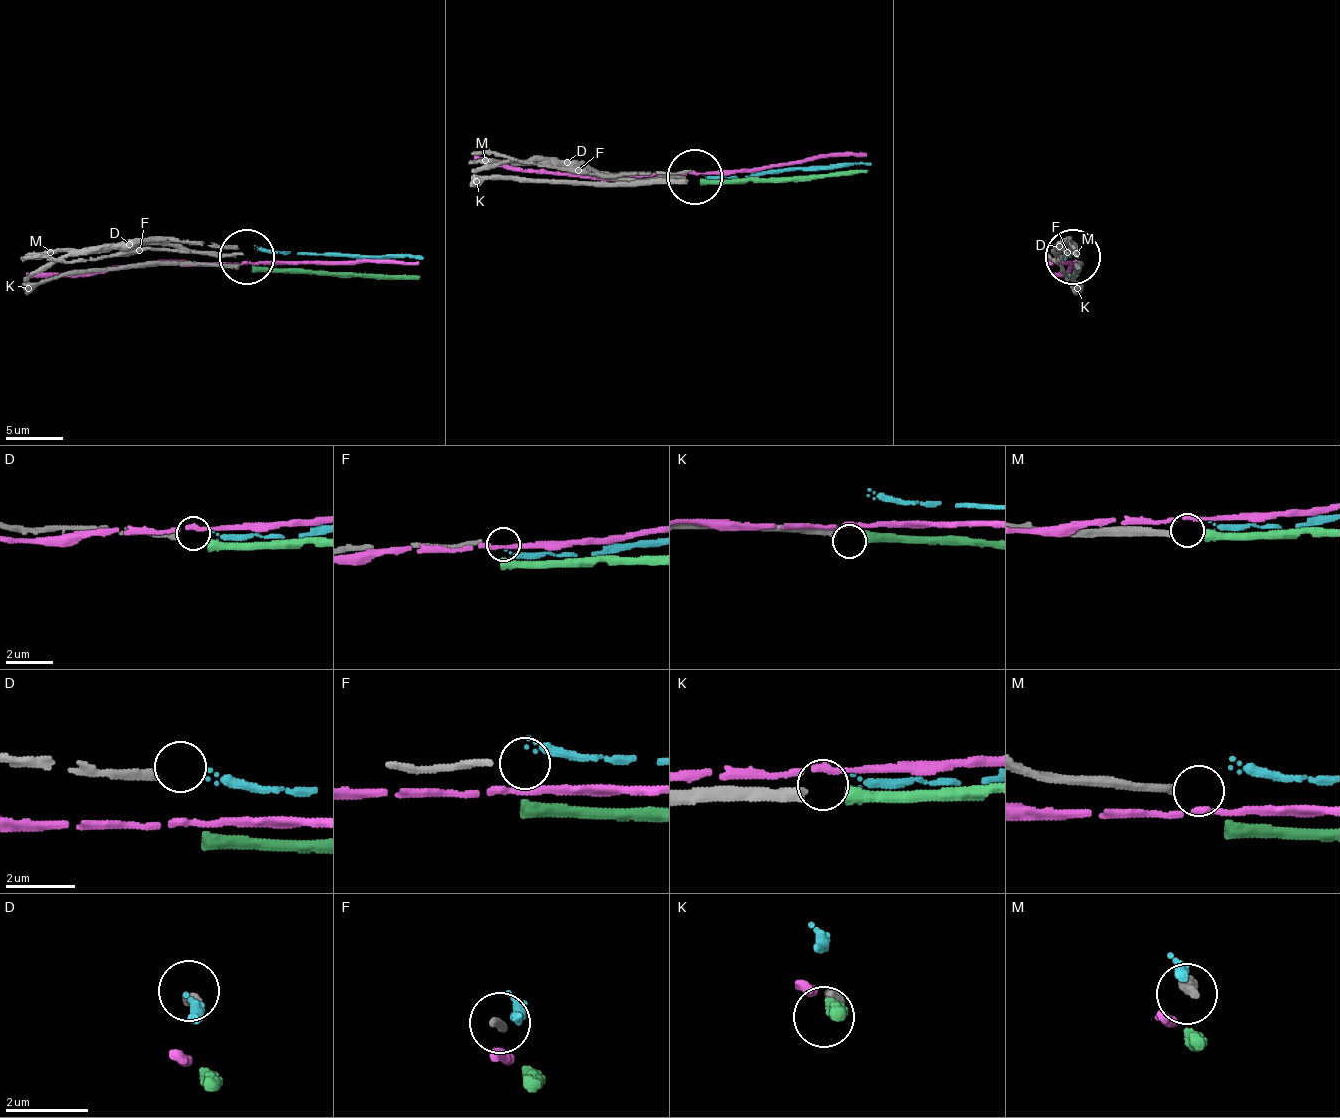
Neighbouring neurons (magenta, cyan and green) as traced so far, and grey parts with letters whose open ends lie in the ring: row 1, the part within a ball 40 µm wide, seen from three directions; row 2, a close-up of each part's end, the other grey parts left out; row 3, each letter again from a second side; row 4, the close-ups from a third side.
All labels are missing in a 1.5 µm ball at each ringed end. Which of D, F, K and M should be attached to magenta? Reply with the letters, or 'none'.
none

